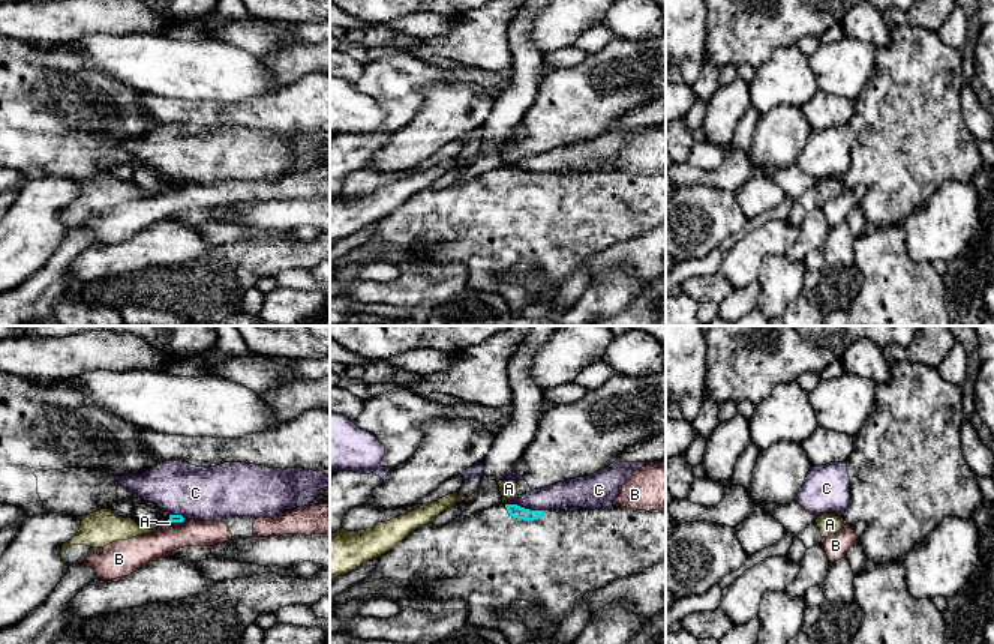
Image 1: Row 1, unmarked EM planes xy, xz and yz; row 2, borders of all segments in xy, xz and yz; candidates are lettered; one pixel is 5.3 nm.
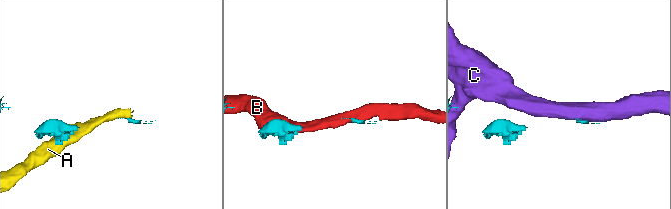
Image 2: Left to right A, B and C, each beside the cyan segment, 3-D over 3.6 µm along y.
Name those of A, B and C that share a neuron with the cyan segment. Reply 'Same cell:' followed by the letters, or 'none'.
Same cell: none

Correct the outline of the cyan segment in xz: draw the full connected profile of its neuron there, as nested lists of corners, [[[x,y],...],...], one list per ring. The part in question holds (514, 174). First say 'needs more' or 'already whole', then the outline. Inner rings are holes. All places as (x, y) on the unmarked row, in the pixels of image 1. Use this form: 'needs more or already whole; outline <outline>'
needs more; outline [[[499,167],[445,189],[426,188],[385,216],[360,248],[385,243],[415,264],[466,266],[466,288],[499,294],[513,312],[531,302],[523,282],[510,276],[522,264],[535,267],[541,282],[561,288],[577,260],[637,239],[666,225],[666,173],[601,171],[565,176],[529,174]]]

